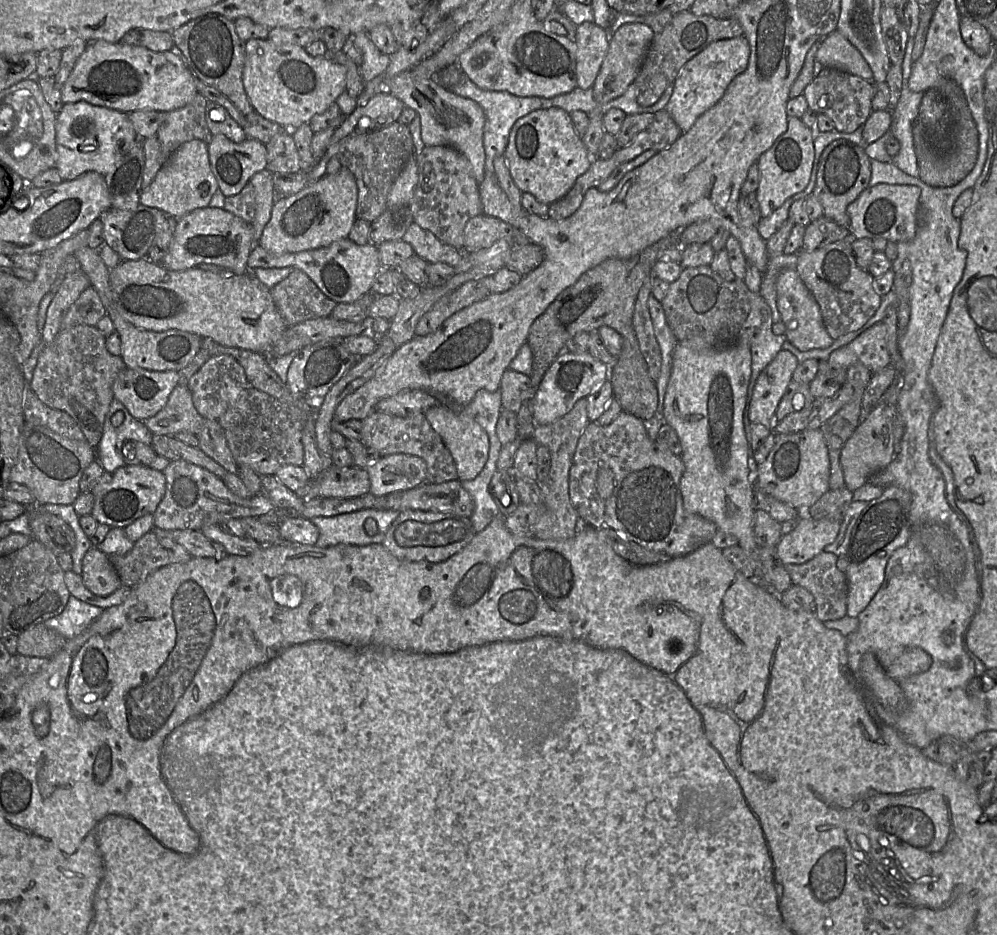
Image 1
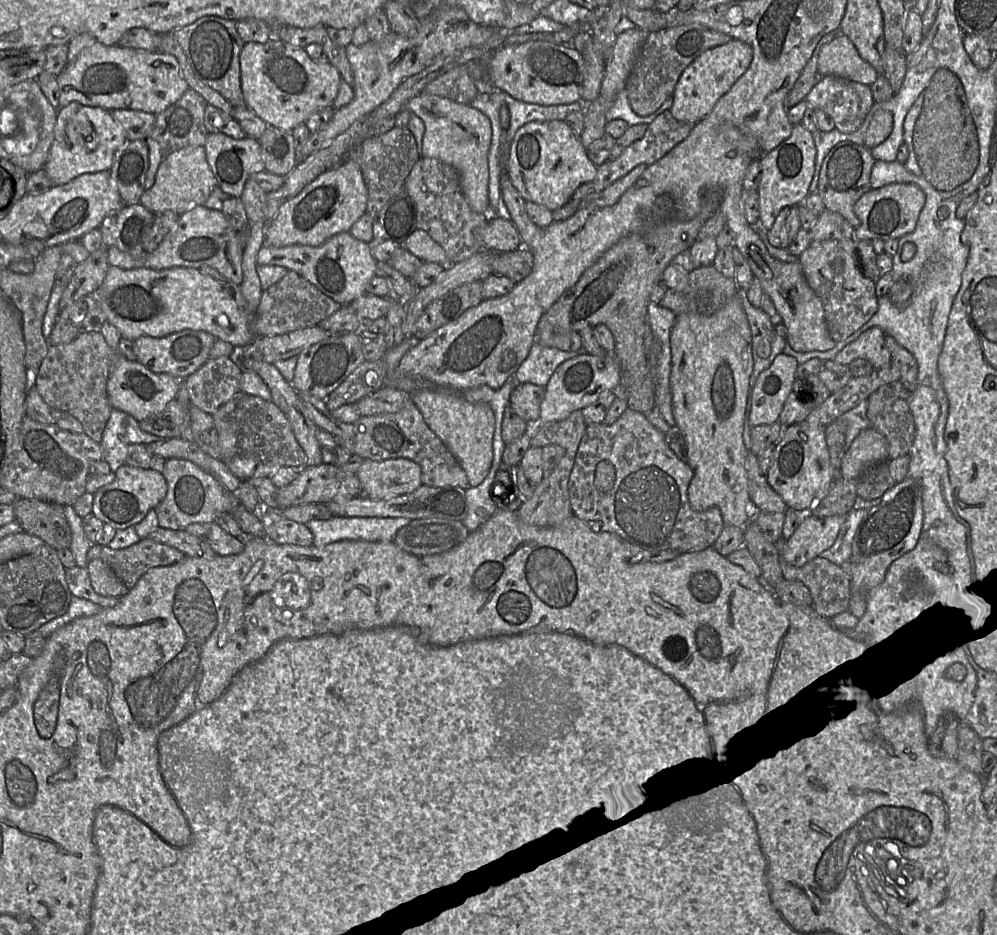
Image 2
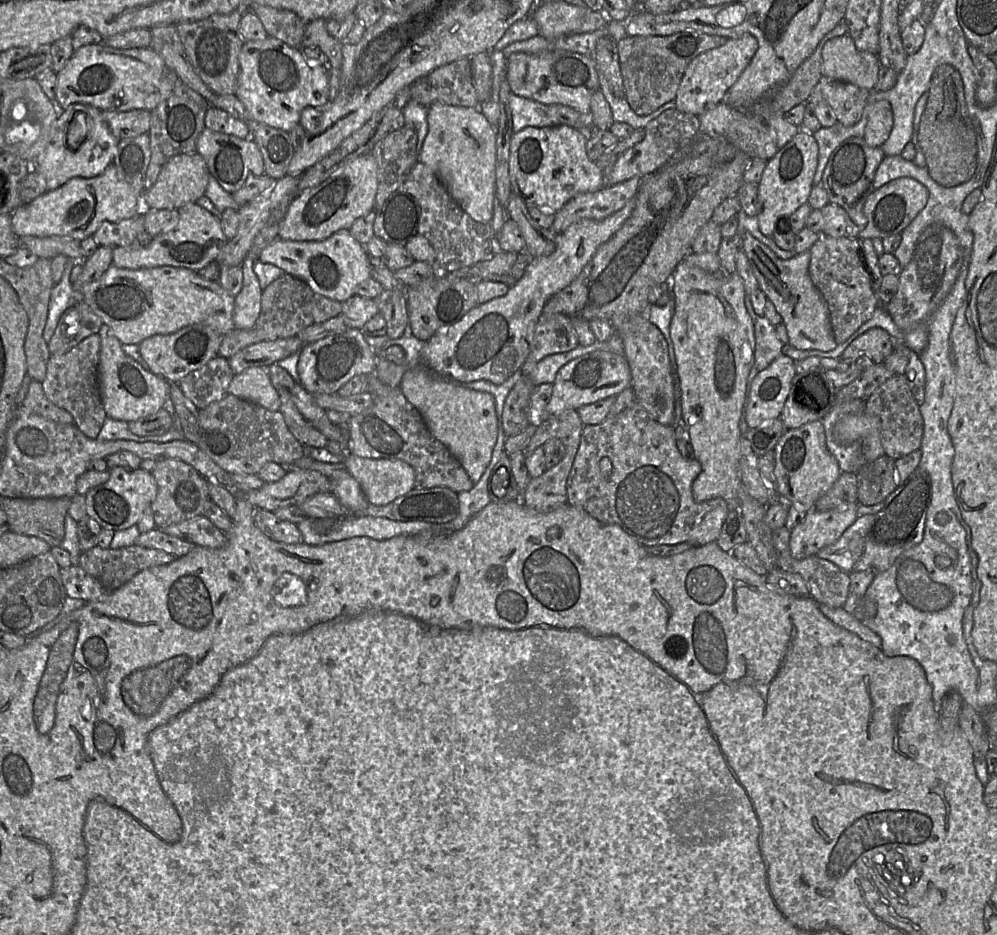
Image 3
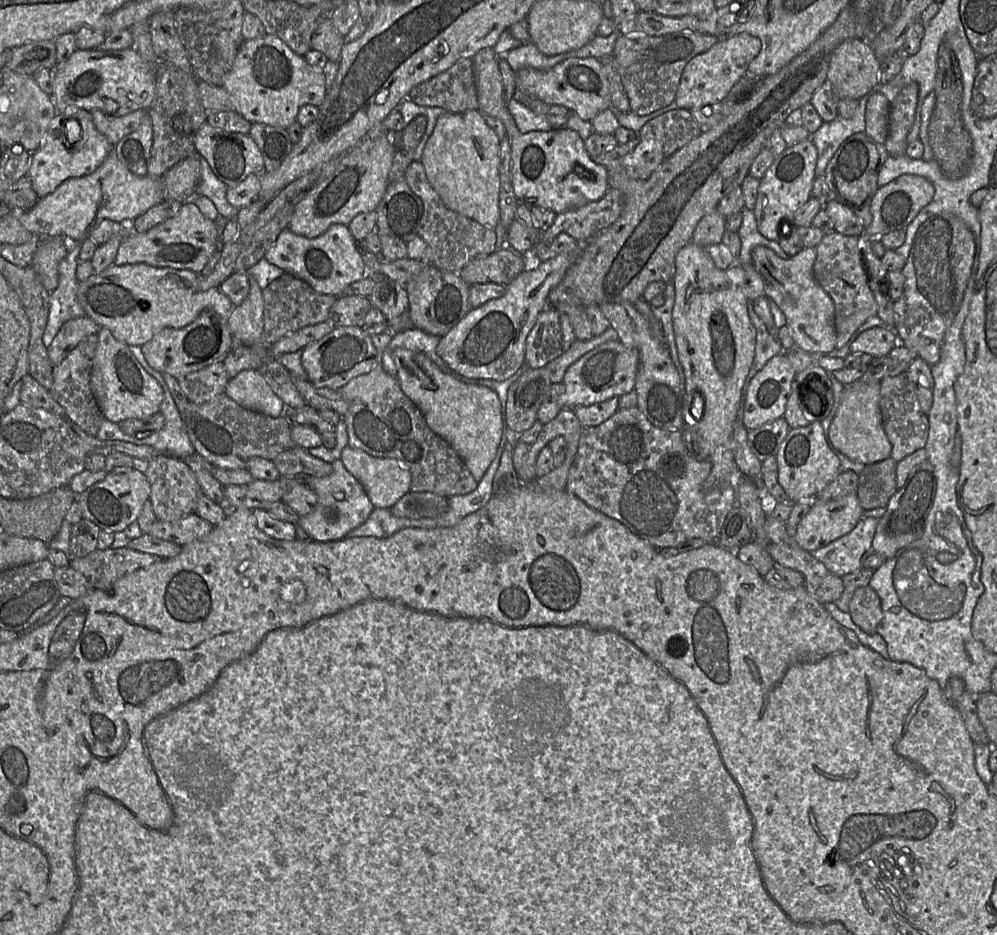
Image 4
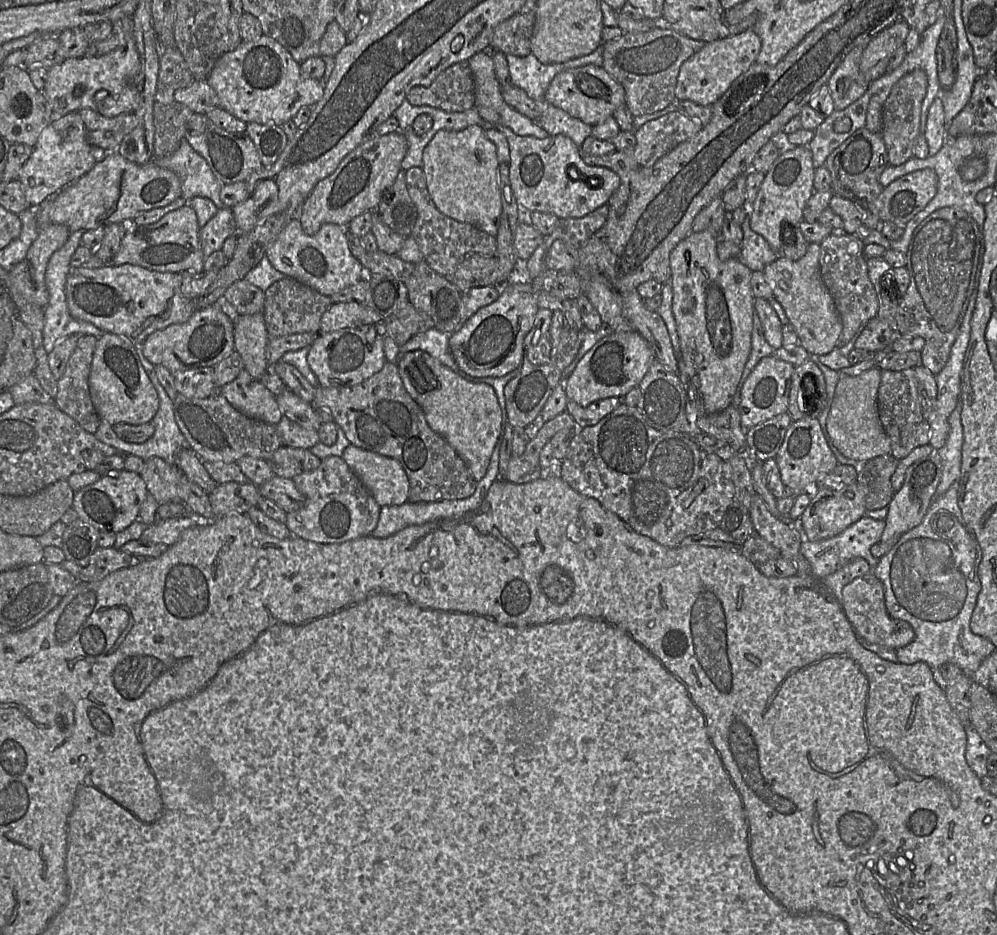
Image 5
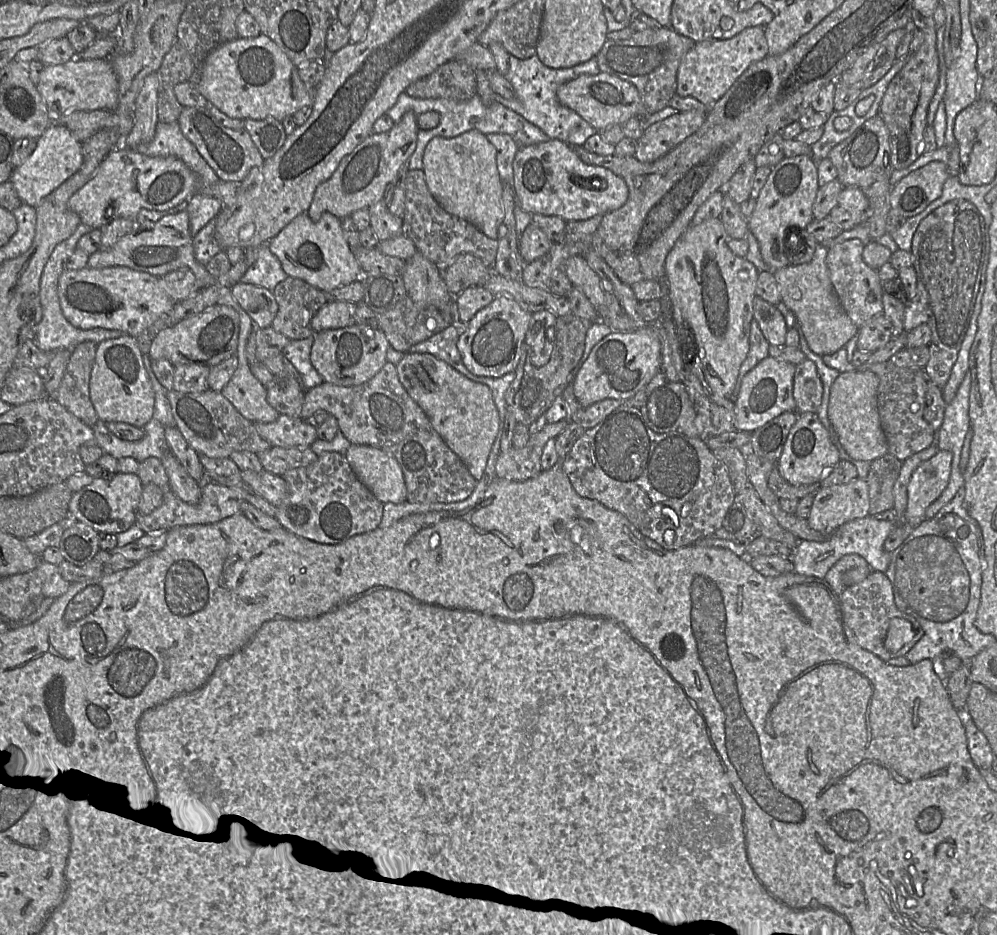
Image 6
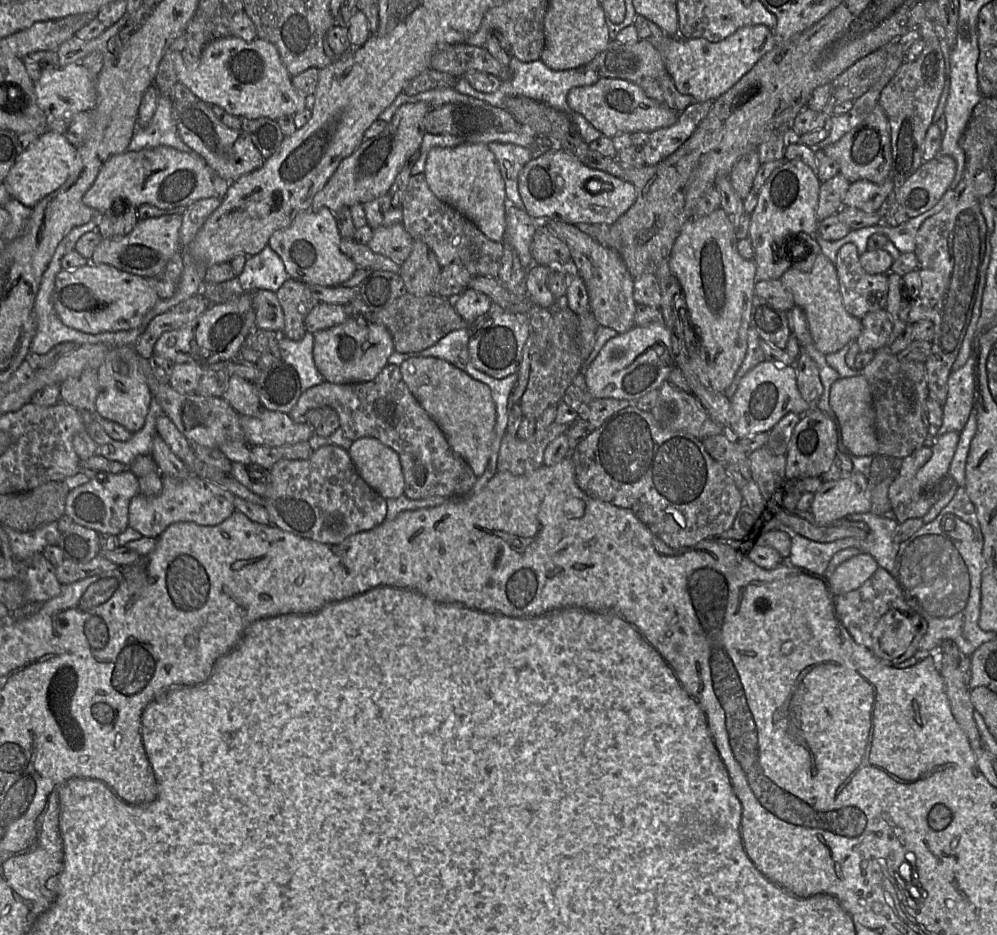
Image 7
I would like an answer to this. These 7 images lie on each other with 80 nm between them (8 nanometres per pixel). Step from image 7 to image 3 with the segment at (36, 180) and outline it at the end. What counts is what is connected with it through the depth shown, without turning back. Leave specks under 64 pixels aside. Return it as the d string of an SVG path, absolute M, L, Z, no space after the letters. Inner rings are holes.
M71 104L63 110L58 109L58 117L51 126L47 146L32 163L32 169L43 177L47 191L55 190L71 178L91 178L102 174L113 163L118 142L119 139L112 134L104 121L101 110L91 105ZM78 113L86 116L88 134L83 142L75 150L72 150L67 145L67 134L71 120Z

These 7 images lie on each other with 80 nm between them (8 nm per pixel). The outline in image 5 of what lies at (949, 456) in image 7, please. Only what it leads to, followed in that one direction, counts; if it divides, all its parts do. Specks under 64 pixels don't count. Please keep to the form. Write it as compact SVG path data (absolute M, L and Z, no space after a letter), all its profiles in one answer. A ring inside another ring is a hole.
M938 452L916 461L908 468L903 486L898 492L894 493L888 506L885 528L880 542L899 539L903 534L917 527L922 522L933 501L933 496L941 481L941 477L942 461L938 456Z

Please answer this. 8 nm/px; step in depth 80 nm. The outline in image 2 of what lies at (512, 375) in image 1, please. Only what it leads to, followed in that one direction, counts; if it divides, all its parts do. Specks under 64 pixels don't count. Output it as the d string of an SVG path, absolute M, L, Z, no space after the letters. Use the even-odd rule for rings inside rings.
M531 383L518 384L510 395L509 405L530 425L537 424L540 417L540 405L544 398L545 387Z

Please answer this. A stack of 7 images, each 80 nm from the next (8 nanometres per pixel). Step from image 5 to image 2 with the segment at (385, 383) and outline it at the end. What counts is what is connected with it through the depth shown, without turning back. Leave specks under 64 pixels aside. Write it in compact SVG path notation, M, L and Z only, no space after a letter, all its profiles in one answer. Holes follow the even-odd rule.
M410 401L400 411L388 414L361 416L355 423L354 454L363 459L383 461L395 458L410 459L421 467L423 485L470 487L466 472L442 440L429 428L422 413Z

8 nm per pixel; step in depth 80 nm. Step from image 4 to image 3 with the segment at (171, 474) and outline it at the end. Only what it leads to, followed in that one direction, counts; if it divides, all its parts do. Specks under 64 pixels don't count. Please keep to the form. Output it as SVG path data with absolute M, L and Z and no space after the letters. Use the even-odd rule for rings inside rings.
M177 459L156 461L152 475L157 483L157 496L151 504L157 528L203 516L206 503L210 500L209 481L191 465Z

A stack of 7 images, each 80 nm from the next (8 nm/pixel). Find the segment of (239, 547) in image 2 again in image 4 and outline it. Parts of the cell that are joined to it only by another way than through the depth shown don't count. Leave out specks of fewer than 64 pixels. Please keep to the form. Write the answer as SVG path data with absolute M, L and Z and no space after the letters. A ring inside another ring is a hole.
M192 513L171 522L156 520L148 534L183 546L203 538L211 532L213 527L198 514Z

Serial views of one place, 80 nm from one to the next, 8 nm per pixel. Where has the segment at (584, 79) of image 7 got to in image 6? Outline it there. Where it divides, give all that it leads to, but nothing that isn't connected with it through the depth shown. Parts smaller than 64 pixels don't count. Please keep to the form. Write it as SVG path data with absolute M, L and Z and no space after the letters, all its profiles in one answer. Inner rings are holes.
M537 55L527 59L519 59L509 56L509 69L507 80L515 90L516 97L505 99L501 95L495 95L495 101L517 112L529 122L539 127L550 139L559 139L570 146L583 146L592 135L599 133L592 125L584 120L575 111L562 105L557 97L557 89L560 85L573 80L580 75L596 75L600 73L596 56L570 68L550 68L544 65Z

